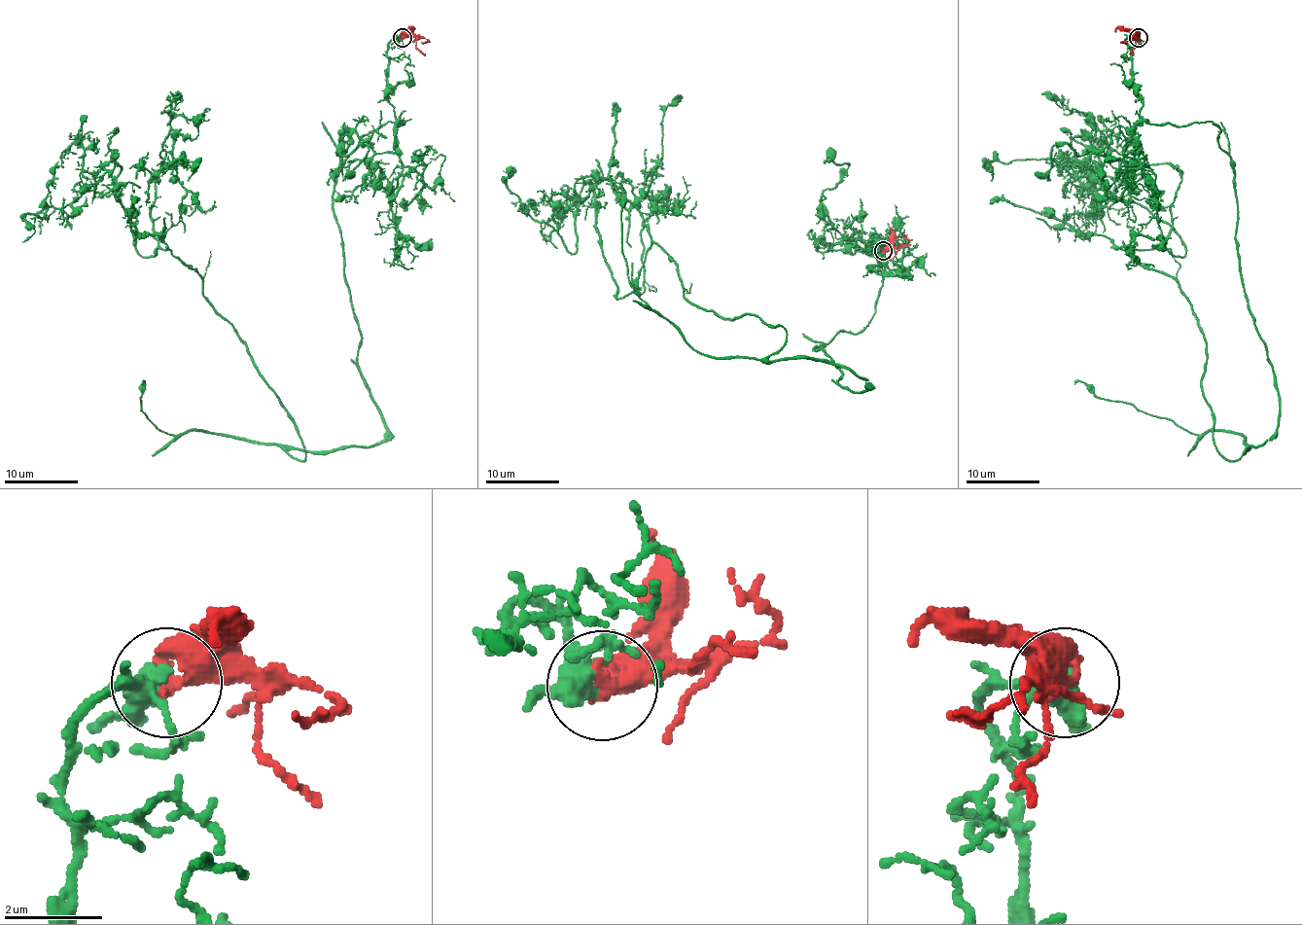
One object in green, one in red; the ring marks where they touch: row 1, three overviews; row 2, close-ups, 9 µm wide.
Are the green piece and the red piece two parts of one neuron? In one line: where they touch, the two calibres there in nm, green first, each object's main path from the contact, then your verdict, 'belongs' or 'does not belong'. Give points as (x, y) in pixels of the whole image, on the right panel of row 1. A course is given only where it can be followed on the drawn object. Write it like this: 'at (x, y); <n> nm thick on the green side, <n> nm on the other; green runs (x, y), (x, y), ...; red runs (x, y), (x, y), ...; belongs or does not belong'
at (1138, 37); 320 nm thick on the green side, 480 nm on the other; green runs (1138, 38), (1271, 436), (1076, 177), (1141, 190), (1058, 241); red runs (1138, 38), (1121, 41); belongs

